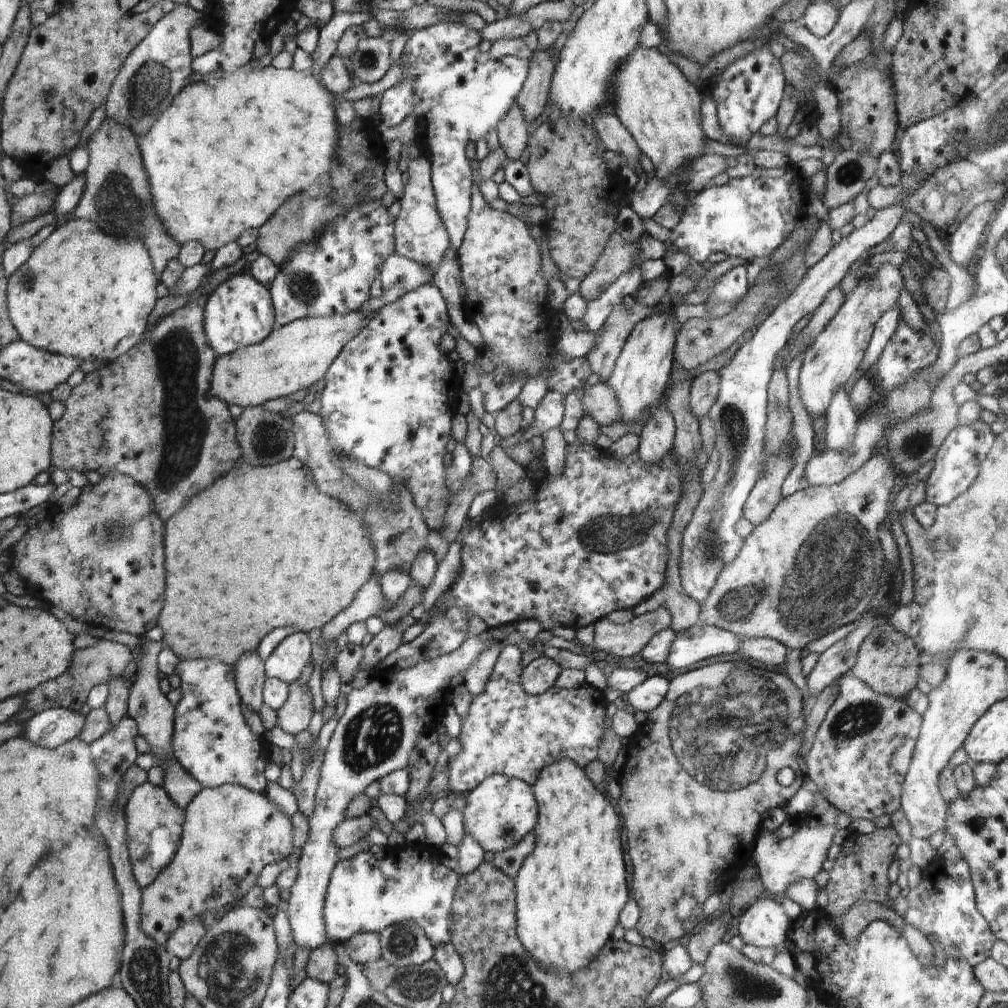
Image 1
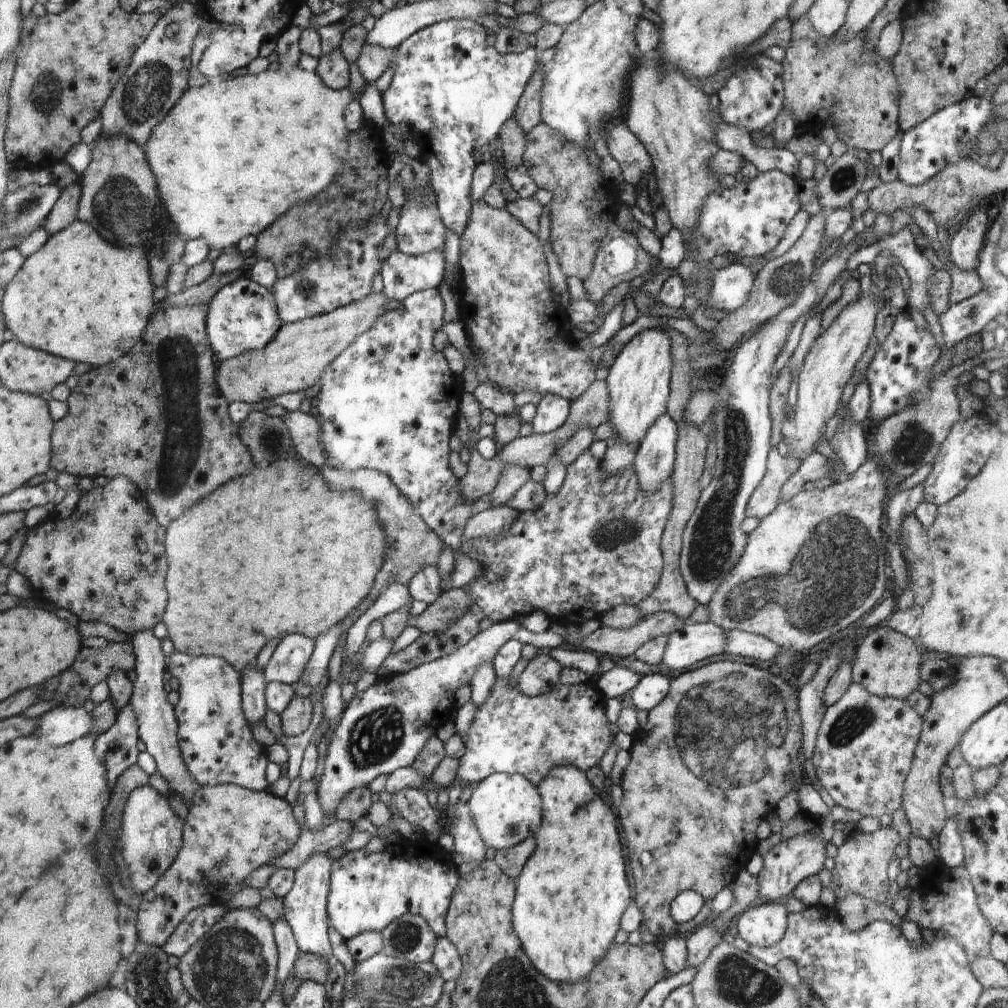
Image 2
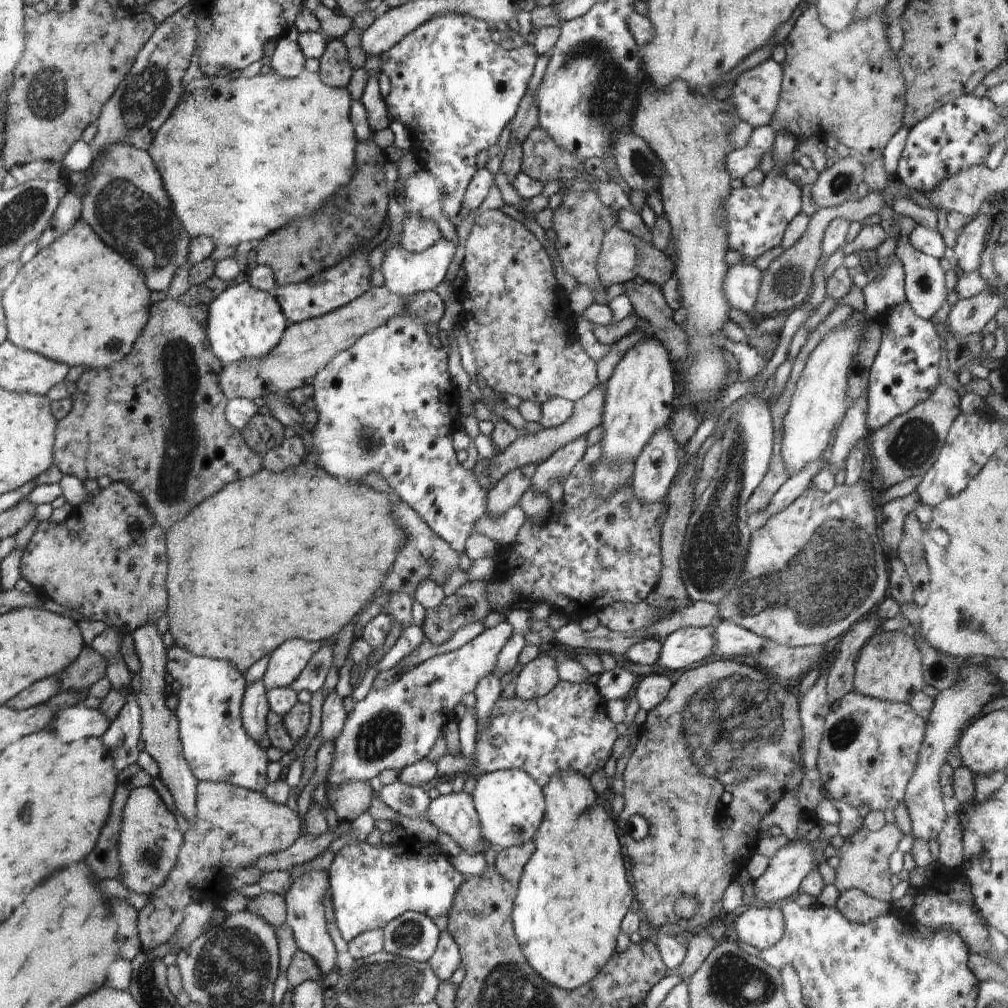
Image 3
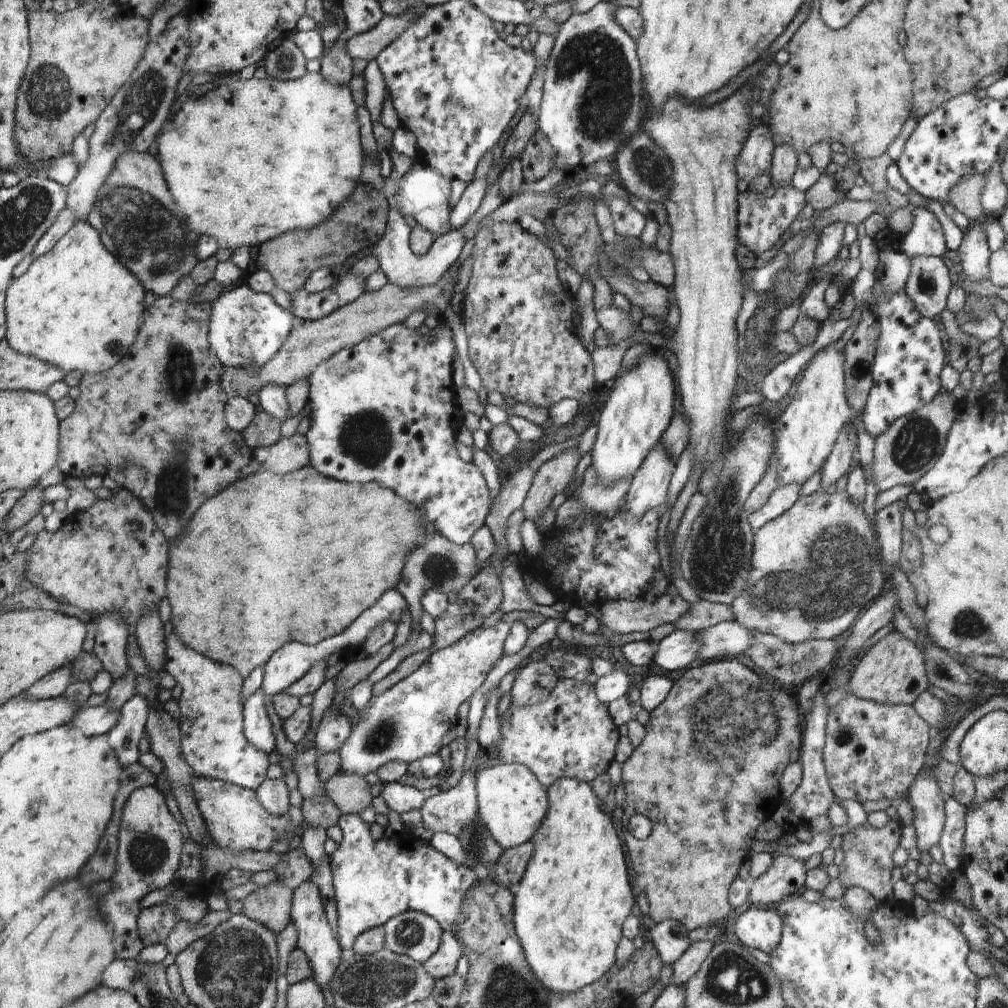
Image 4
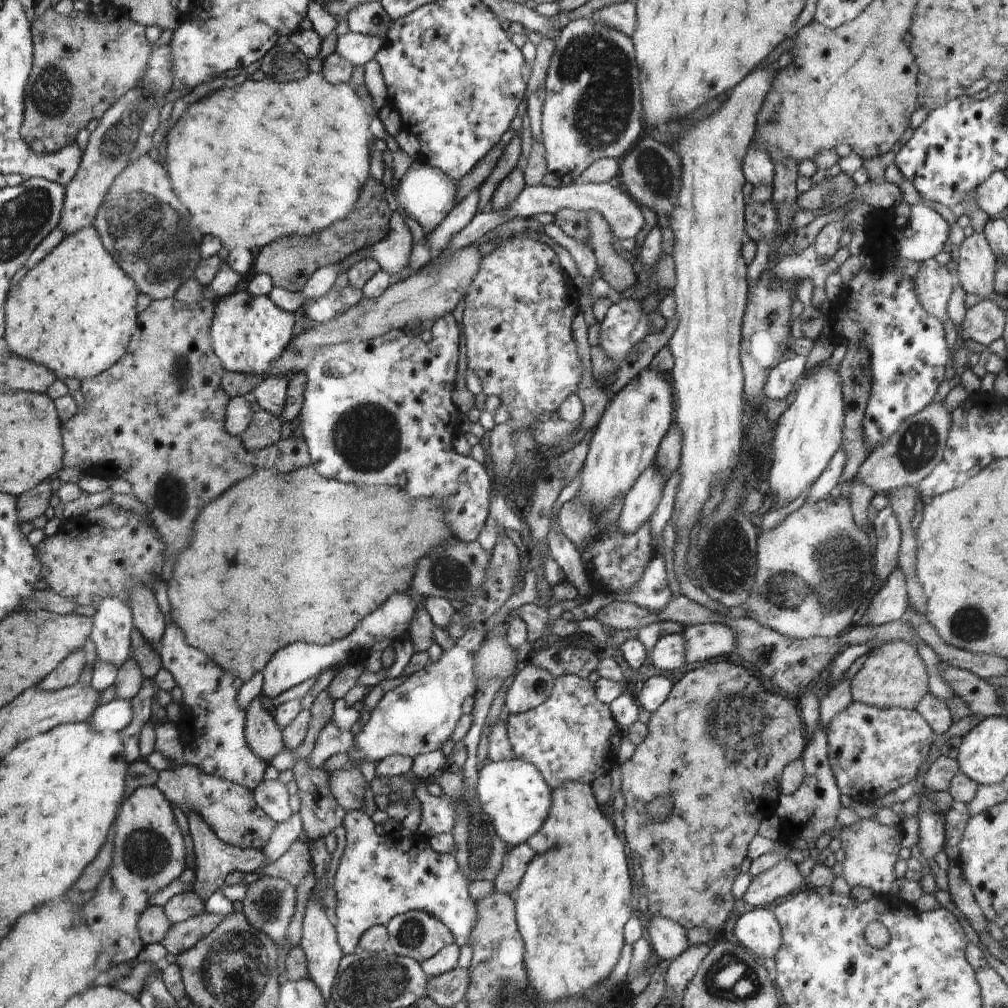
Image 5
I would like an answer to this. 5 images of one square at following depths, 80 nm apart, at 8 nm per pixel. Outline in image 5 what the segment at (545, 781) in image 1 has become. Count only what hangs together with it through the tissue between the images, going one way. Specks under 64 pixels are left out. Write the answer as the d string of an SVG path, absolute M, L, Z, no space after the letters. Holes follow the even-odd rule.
M578 782L562 784L560 788L553 790L553 804L552 810L549 812L549 818L545 820L541 830L527 841L527 844L529 846L550 846L548 850L534 856L534 860L528 864L520 885L511 894L511 896L514 896L514 902L516 902L516 924L518 924L524 942L524 968L526 968L530 986L538 992L538 996L544 1002L558 1002L558 1000L566 1000L574 996L584 996L588 988L592 988L594 984L608 978L608 974L616 966L616 960L618 960L622 944L624 944L625 936L622 936L622 928L625 928L624 924L629 923L630 914L632 914L632 884L630 884L628 862L626 862L626 856L624 856L624 846L618 840L618 836L614 832L614 826L598 810L598 804L596 804L596 798L592 794L590 784Z

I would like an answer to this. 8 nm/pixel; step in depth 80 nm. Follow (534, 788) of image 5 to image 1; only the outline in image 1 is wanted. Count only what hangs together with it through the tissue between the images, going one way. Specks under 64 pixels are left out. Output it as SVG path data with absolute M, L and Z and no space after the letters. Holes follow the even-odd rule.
M494 774L477 789L466 795L466 807L462 812L465 830L482 846L485 852L501 852L521 843L538 824L537 796L524 780Z

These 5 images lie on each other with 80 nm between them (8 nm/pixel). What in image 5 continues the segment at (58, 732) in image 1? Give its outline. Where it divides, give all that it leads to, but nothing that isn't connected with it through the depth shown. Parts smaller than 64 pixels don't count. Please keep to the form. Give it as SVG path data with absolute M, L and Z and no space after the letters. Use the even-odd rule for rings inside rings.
M116 698L108 704L100 705L94 716L90 716L90 726L98 732L119 732L124 730L132 720L132 700Z

